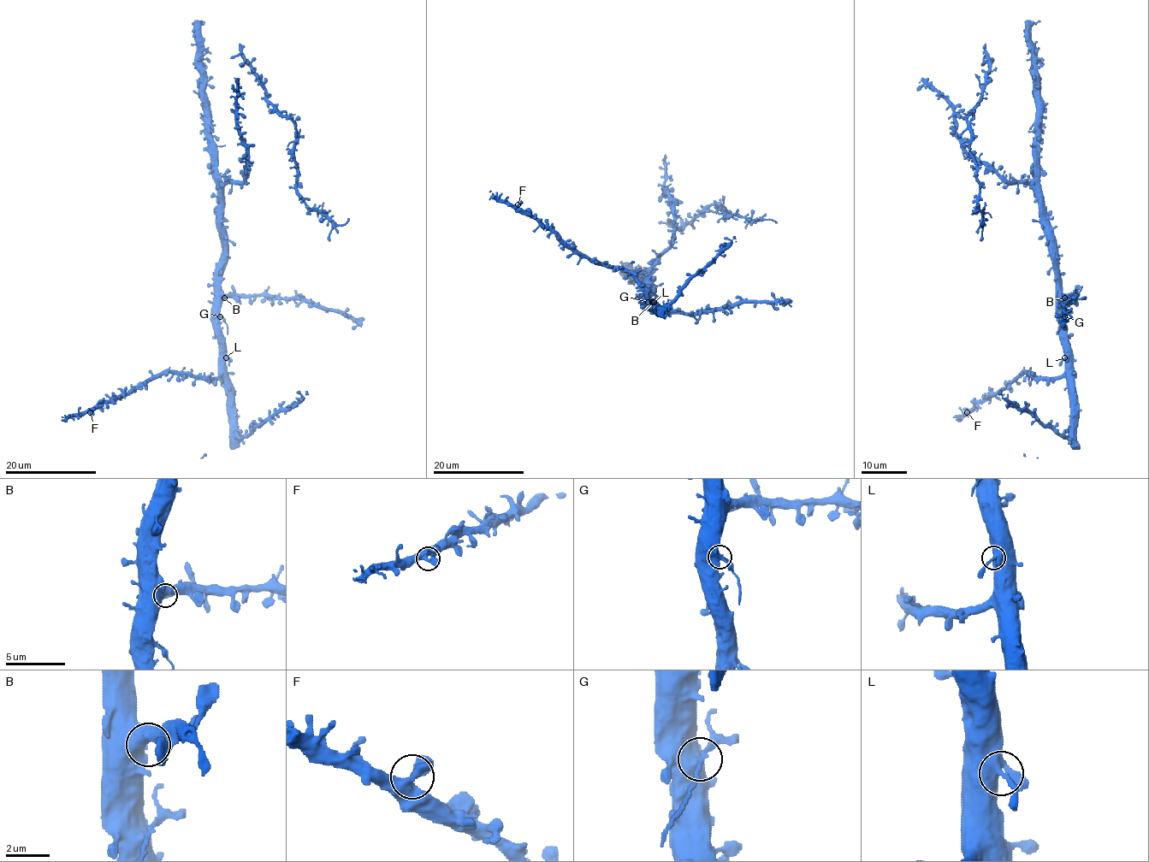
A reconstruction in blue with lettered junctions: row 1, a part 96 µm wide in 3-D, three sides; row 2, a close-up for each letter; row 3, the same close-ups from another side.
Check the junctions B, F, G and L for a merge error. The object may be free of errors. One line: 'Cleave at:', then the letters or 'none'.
Cleave at: G

